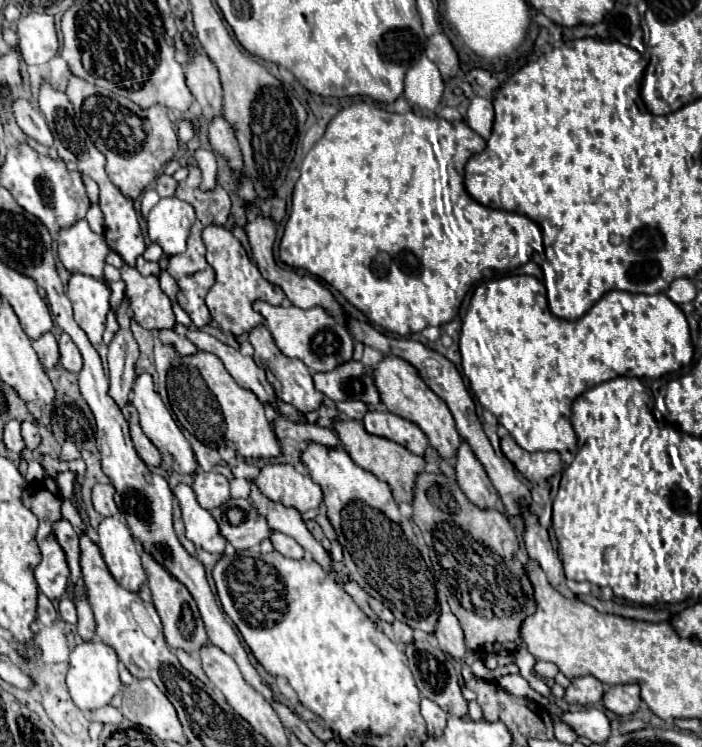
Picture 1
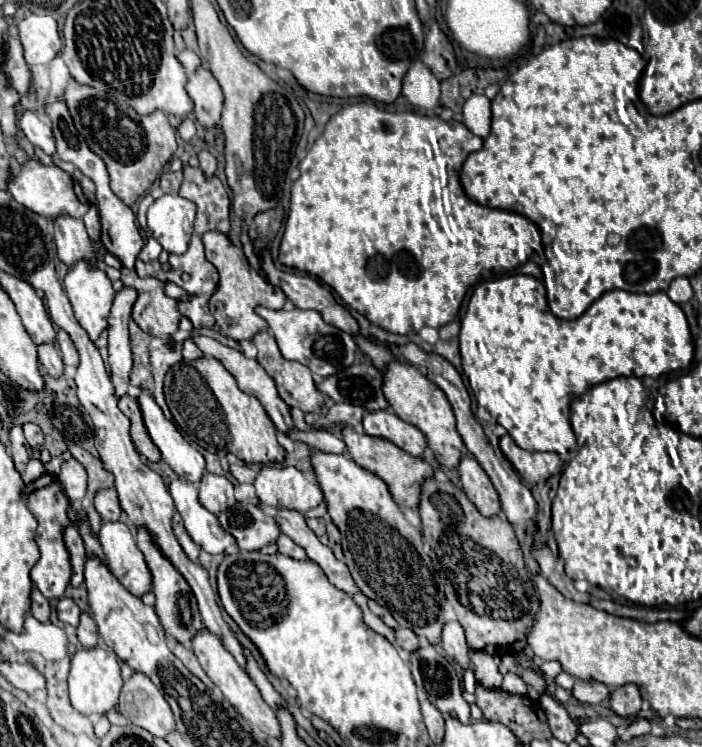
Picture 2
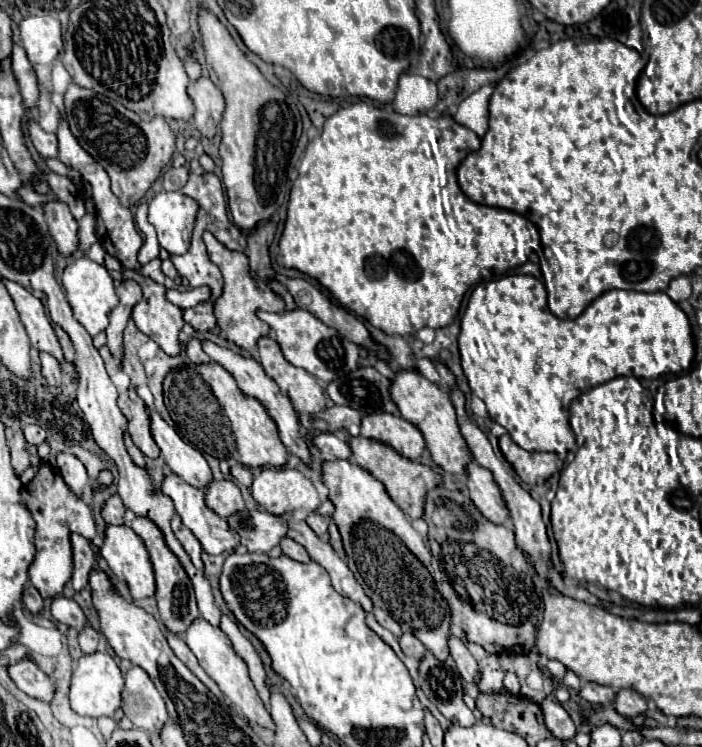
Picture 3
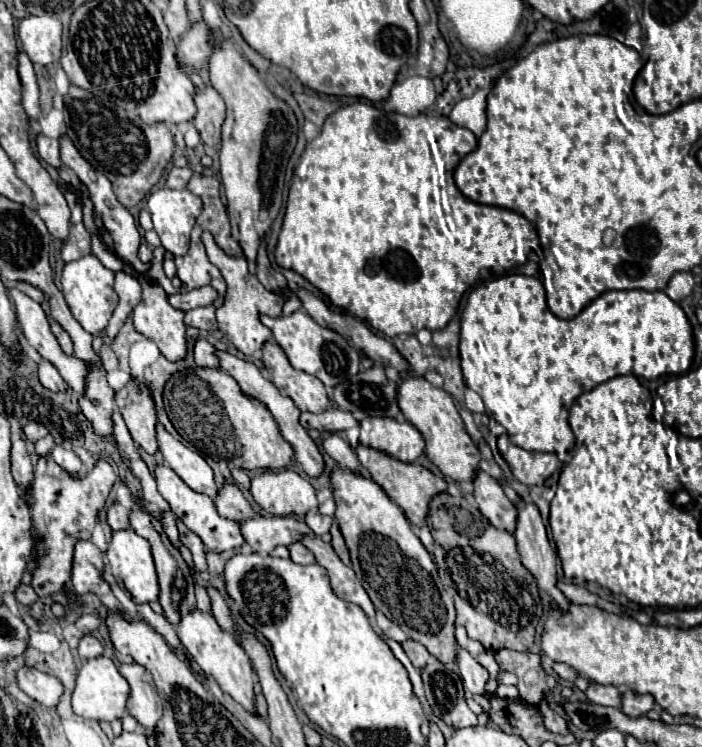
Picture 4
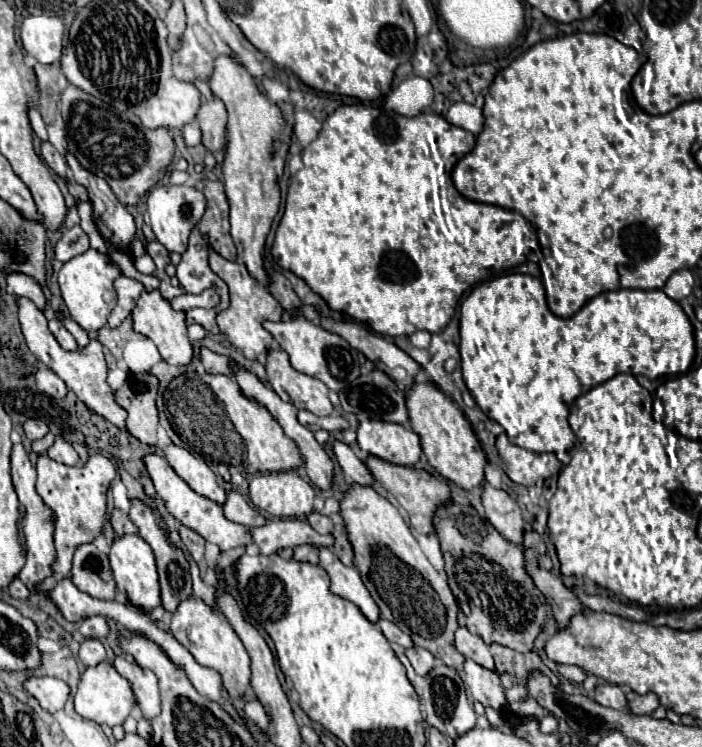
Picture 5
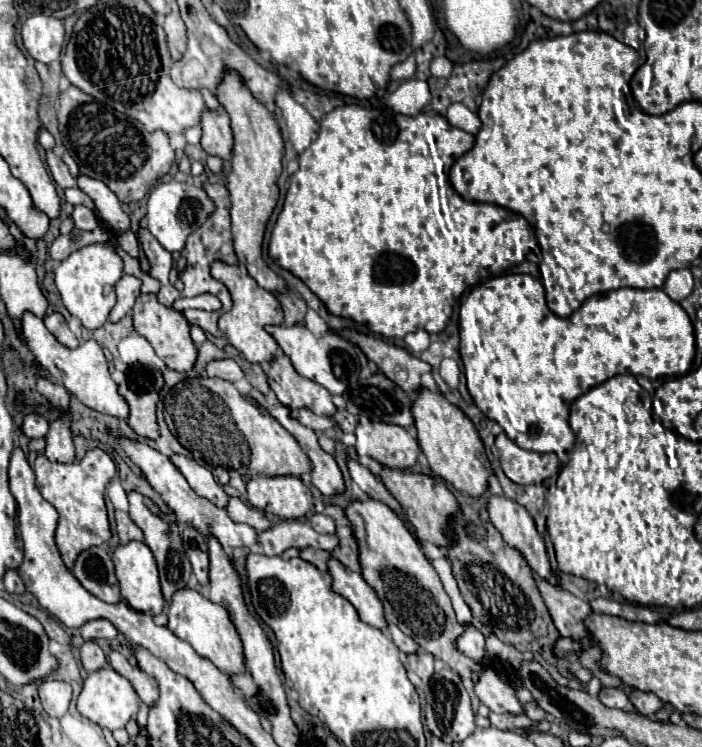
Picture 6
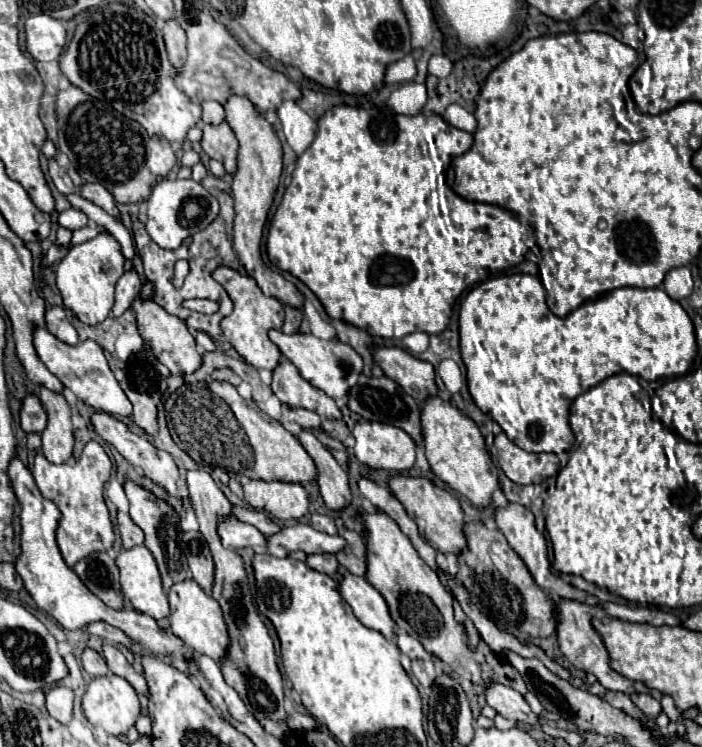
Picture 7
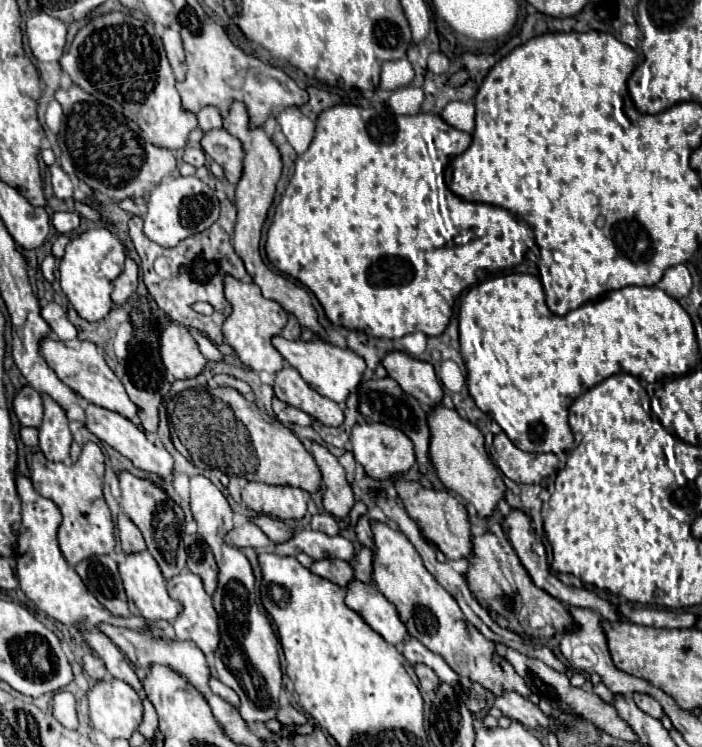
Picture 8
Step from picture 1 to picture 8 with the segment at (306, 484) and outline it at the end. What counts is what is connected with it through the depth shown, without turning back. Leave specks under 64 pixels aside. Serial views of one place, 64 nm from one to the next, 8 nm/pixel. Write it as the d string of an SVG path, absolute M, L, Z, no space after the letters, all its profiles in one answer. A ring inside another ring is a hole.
M248 482L242 490L242 502L258 514L276 516L280 520L300 520L306 514L304 490L292 486L268 486L262 482Z

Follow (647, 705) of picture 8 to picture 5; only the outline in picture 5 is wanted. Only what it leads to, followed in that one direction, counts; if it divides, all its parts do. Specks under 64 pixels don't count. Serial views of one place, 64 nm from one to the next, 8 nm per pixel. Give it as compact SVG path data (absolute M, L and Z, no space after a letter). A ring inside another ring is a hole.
M626 692L626 698L628 698L628 704L630 704L630 710L634 714L652 714L658 706L660 706L660 700L656 694L648 692L648 694L636 694L636 692Z

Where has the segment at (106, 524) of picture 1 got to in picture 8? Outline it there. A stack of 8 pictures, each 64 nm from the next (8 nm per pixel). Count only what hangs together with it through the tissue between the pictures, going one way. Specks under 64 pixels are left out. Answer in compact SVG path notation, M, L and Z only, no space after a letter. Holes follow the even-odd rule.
M148 552L128 554L126 560L120 564L120 576L122 576L124 588L126 588L126 596L128 596L130 604L134 604L134 608L136 608L136 616L142 616L152 622L156 622L156 620L174 622L176 616L182 612L182 604L168 596L166 580L164 580L156 560Z

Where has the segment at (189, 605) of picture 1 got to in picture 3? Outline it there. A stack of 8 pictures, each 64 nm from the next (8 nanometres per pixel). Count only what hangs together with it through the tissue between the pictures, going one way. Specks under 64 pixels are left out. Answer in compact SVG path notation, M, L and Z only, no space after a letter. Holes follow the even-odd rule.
M134 516L130 526L140 538L144 538L148 554L150 554L150 560L154 564L154 572L156 572L156 602L158 602L158 610L160 610L160 620L170 632L184 634L188 624L198 618L198 608L196 608L192 582L188 580L188 574L184 572L180 560L164 544L164 534L160 532L160 528L156 528L156 524L152 524L152 520L148 520L144 516Z

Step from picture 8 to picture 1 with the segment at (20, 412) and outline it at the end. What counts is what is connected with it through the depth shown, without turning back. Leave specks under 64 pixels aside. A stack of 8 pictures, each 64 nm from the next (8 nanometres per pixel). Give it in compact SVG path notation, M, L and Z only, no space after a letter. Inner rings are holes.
M22 422L22 438L26 442L26 448L30 450L36 450L38 444L40 444L40 434L38 434L38 428L34 422Z

